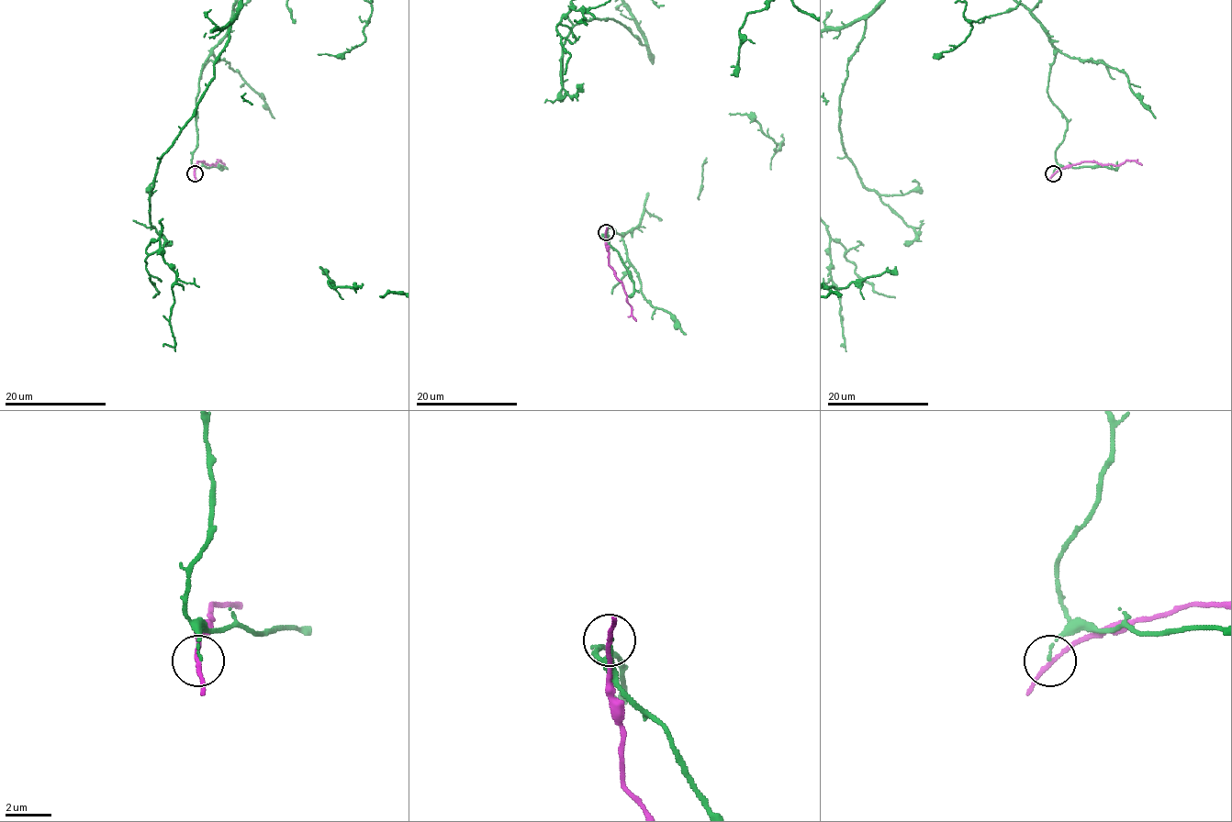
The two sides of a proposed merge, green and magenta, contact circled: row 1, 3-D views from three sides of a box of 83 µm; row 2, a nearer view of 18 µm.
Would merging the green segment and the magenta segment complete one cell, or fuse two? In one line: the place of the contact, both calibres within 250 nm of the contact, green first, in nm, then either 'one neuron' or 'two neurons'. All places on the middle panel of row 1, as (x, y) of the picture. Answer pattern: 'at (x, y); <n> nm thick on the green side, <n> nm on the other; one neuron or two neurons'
at (606, 232); 80 nm thick on the green side, 170 nm on the other; two neurons

